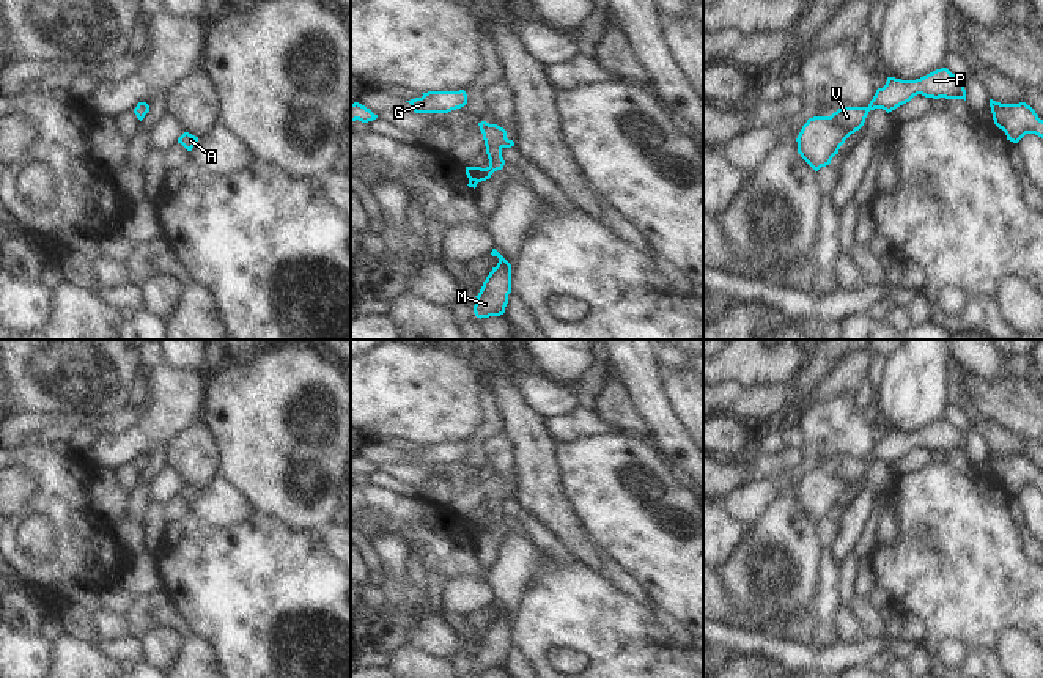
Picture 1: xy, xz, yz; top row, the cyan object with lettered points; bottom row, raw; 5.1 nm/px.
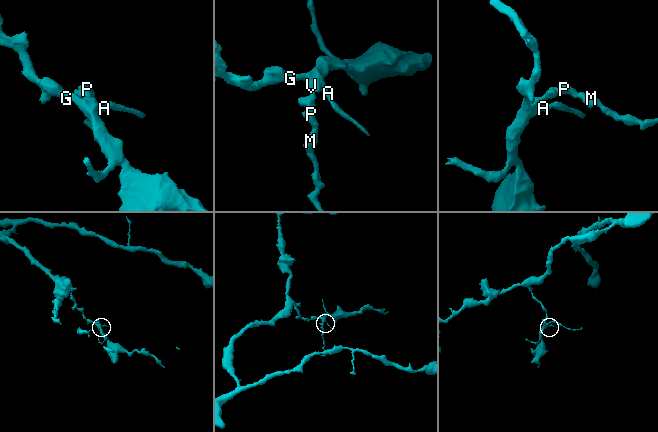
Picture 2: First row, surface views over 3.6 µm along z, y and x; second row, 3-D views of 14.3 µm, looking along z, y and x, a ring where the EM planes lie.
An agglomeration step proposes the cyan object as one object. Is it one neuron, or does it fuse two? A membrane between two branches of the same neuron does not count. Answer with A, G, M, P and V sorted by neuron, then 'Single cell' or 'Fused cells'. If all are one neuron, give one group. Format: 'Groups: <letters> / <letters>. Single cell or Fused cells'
Groups: A G M P V. Single cell

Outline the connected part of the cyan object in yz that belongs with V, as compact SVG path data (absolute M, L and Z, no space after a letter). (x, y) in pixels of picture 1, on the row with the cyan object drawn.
M947 68L936 69L916 80L887 77L867 107L842 107L831 116L809 118L796 142L801 157L818 171L831 164L845 140L859 131L870 110L883 109L887 113L909 102L914 96L964 99L966 90L960 77Z

